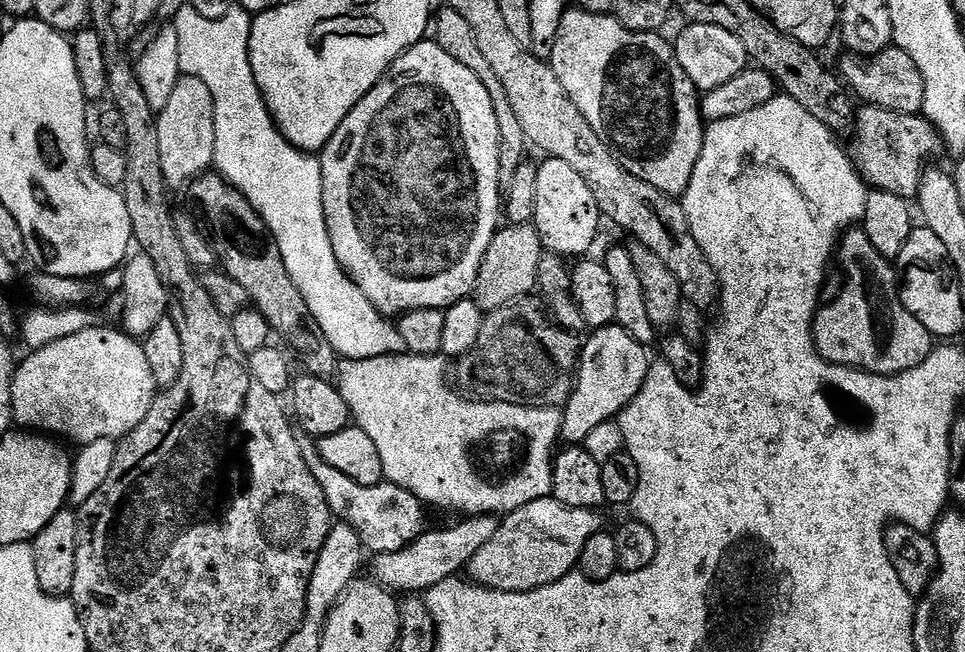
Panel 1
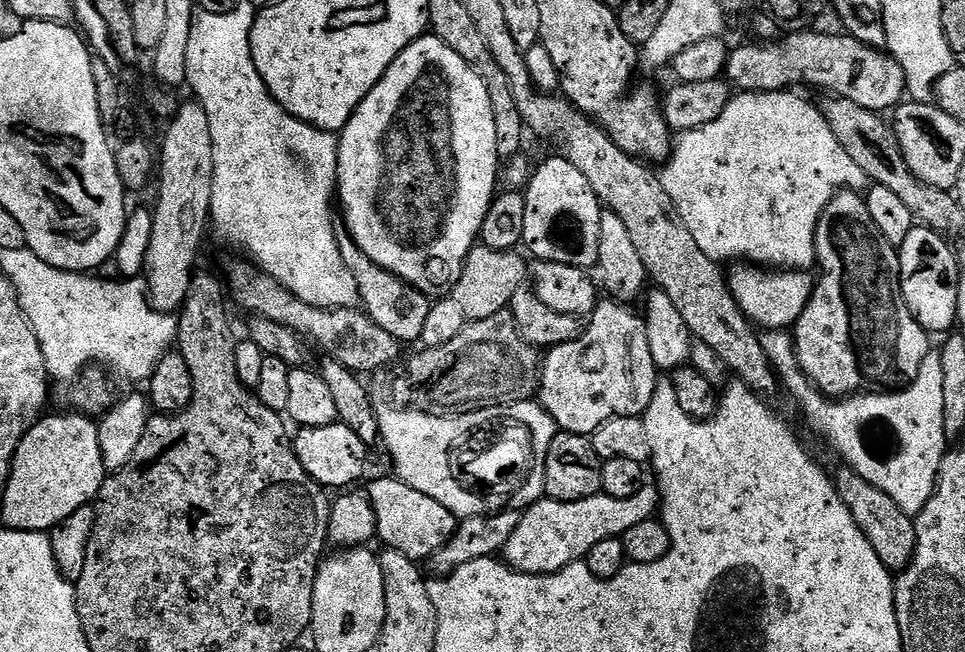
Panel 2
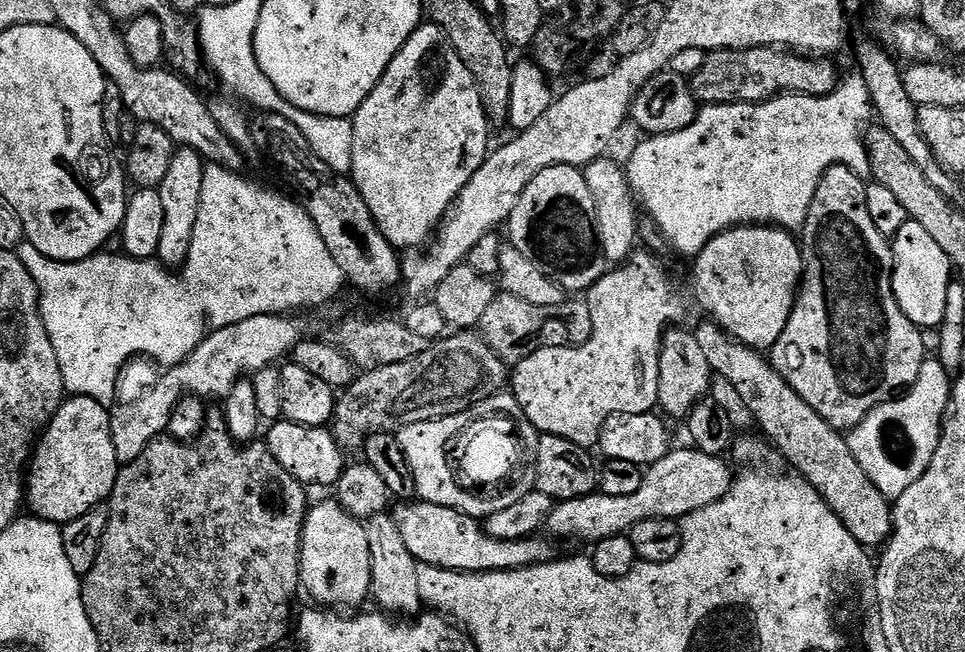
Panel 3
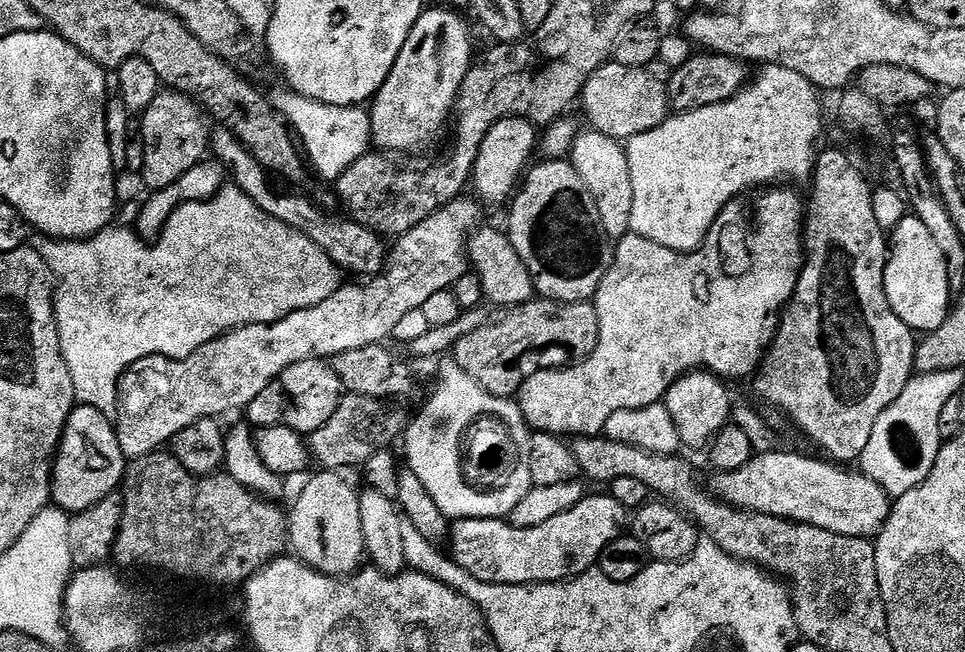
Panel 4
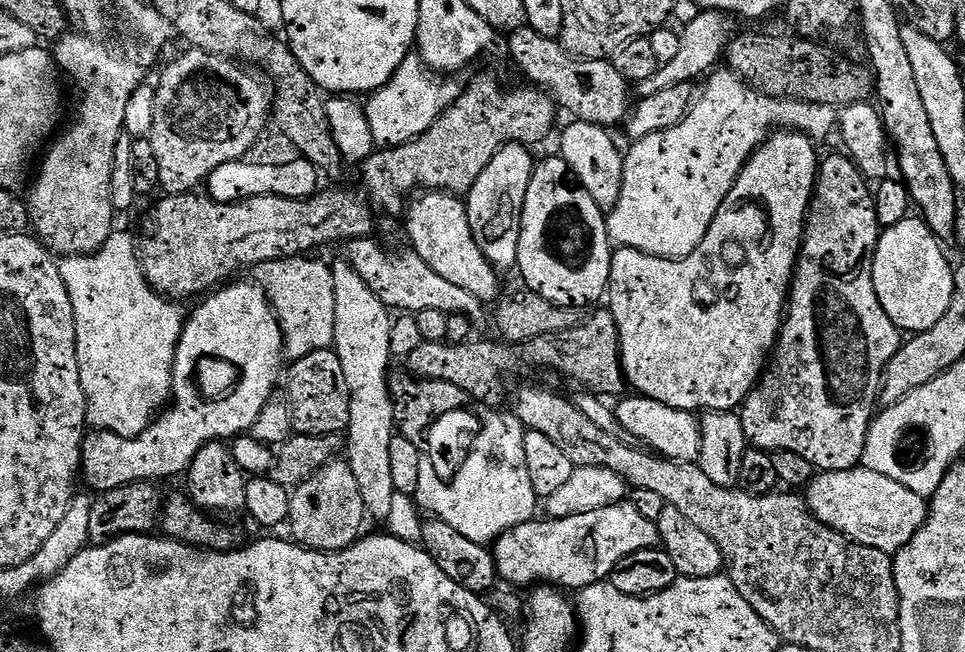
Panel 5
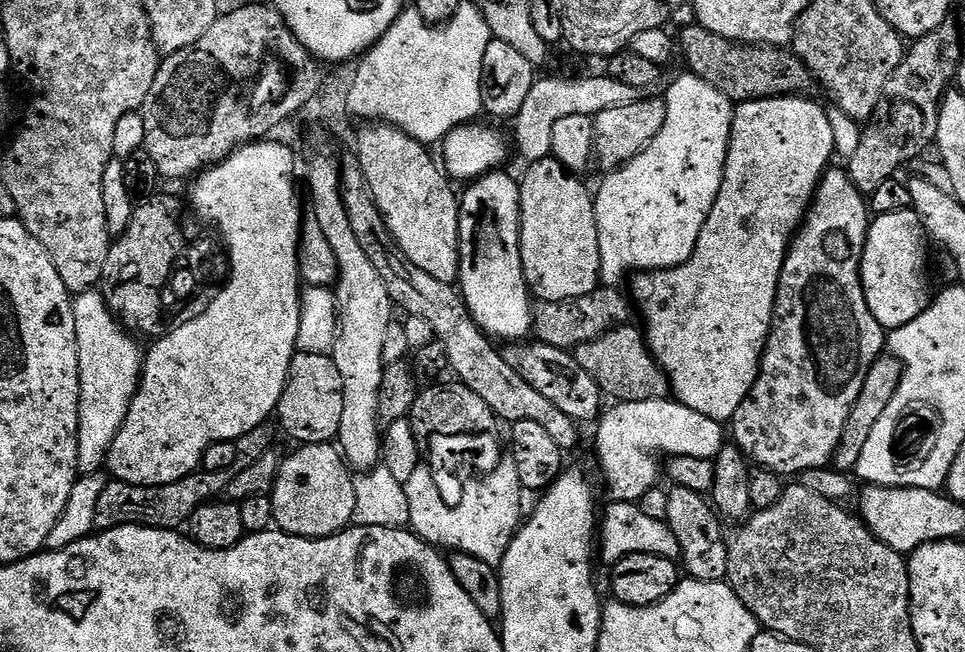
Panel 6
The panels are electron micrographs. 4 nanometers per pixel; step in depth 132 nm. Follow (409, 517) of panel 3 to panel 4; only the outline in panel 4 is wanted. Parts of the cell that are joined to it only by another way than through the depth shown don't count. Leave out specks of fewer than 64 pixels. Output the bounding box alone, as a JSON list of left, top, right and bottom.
[450,494,626,586]

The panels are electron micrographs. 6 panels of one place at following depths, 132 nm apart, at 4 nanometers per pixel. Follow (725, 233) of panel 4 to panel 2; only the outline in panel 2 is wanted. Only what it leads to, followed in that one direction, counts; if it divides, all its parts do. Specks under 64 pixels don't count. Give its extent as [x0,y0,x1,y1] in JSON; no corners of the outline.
[538,262,817,437]

